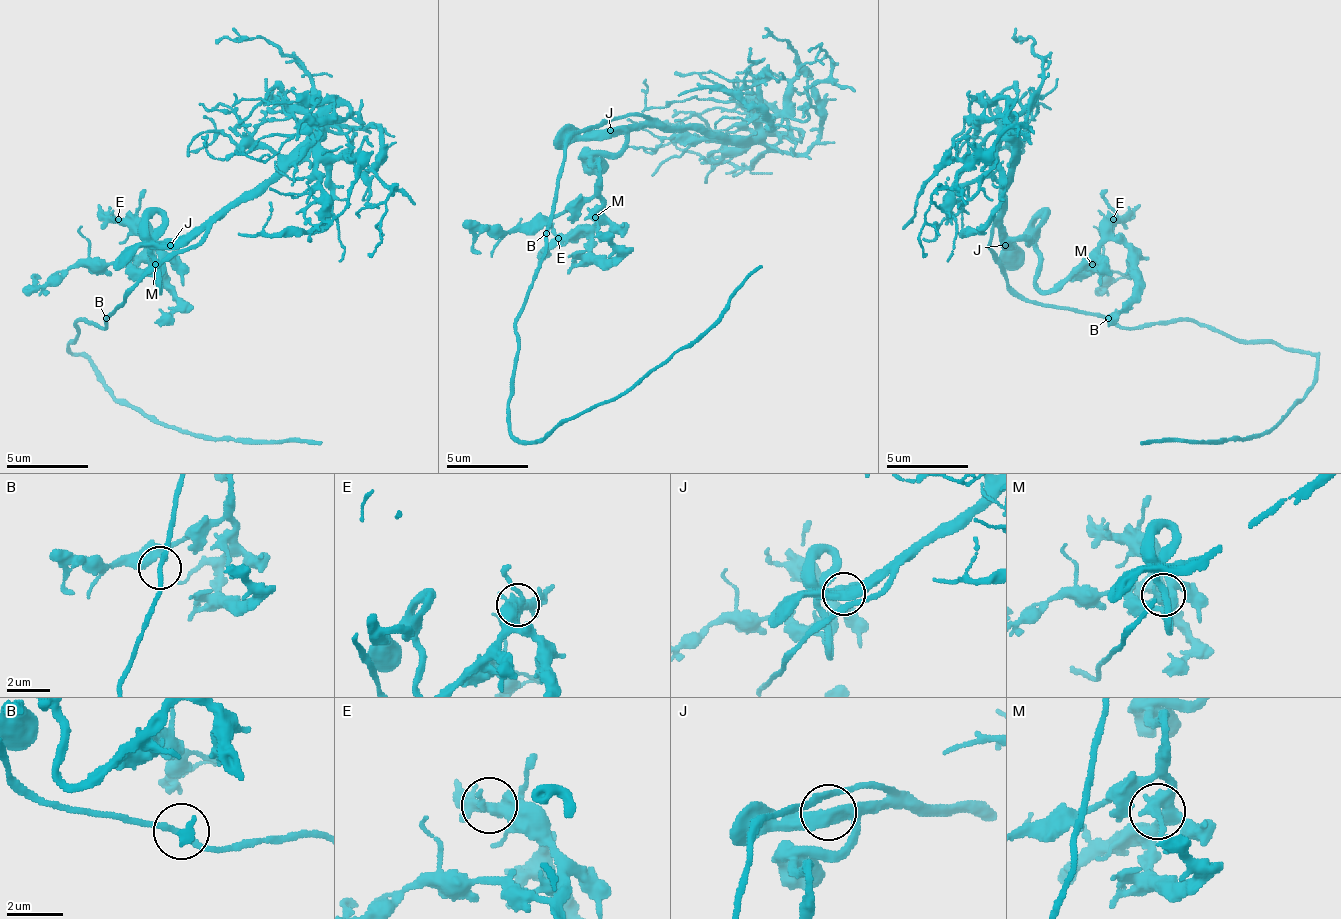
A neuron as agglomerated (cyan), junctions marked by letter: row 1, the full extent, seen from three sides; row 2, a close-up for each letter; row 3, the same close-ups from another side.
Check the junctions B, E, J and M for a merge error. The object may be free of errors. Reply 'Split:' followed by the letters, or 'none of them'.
Split: none of them

